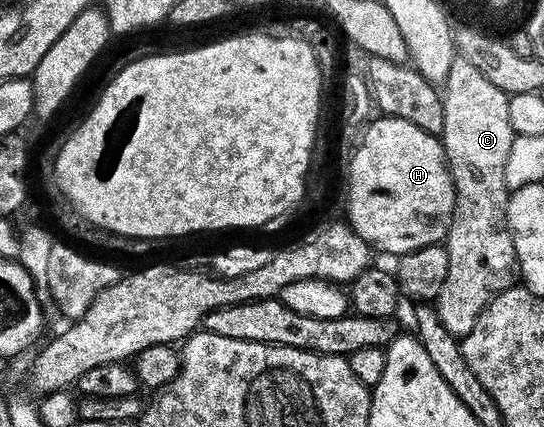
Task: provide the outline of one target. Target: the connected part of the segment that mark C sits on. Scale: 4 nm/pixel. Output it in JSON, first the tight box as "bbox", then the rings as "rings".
{"bbox":[435,59,519,339],"rings":[[[455,59],[451,63],[451,71],[447,75],[445,84],[443,86],[443,96],[441,102],[443,103],[443,131],[440,134],[439,140],[445,147],[445,160],[449,163],[449,173],[453,176],[453,186],[457,192],[457,211],[453,215],[453,225],[449,228],[449,236],[445,238],[443,244],[447,255],[451,259],[451,267],[447,267],[447,283],[443,287],[441,294],[437,296],[435,302],[435,308],[439,319],[443,319],[443,327],[447,327],[447,331],[451,331],[451,335],[458,339],[466,337],[470,331],[475,327],[475,323],[479,319],[479,315],[486,307],[491,304],[503,292],[504,289],[510,288],[514,284],[513,272],[518,272],[519,266],[516,257],[515,243],[512,239],[512,231],[509,229],[508,221],[508,201],[510,196],[510,187],[507,181],[507,161],[508,155],[511,152],[511,145],[514,139],[514,131],[512,129],[510,116],[508,115],[508,105],[510,96],[508,93],[504,93],[499,87],[495,87],[495,84],[473,67],[471,63],[462,60]]]}

